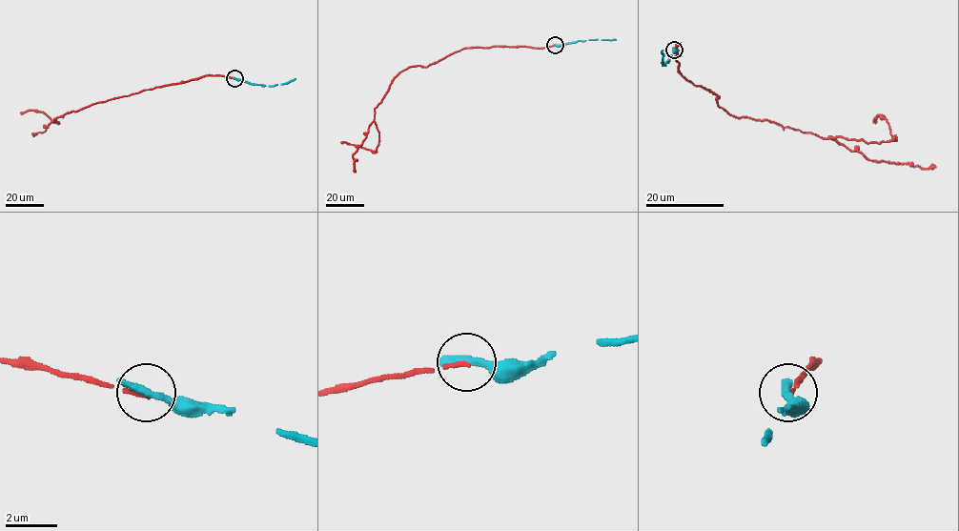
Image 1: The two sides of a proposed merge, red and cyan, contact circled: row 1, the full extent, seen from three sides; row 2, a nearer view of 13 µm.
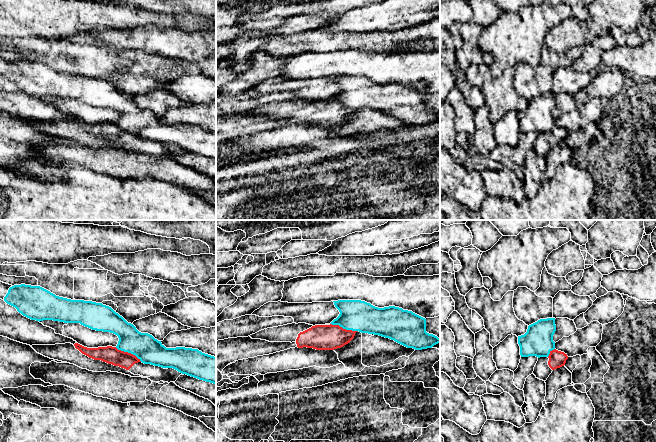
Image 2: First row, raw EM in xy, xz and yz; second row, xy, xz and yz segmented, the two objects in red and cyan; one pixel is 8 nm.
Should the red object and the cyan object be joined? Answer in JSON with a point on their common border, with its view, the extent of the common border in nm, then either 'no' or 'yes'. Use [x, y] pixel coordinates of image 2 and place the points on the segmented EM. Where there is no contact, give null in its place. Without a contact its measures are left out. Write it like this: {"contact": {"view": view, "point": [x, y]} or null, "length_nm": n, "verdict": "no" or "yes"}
{"contact": {"view": "xy", "point": [127, 352]}, "length_nm": 240, "verdict": "no"}

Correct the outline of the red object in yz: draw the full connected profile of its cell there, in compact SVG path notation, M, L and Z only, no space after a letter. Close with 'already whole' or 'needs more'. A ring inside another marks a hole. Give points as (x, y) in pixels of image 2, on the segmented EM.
M554 349L550 351L548 357L538 358L533 374L536 378L546 381L553 370L565 365L567 359L567 354Z; needs more

